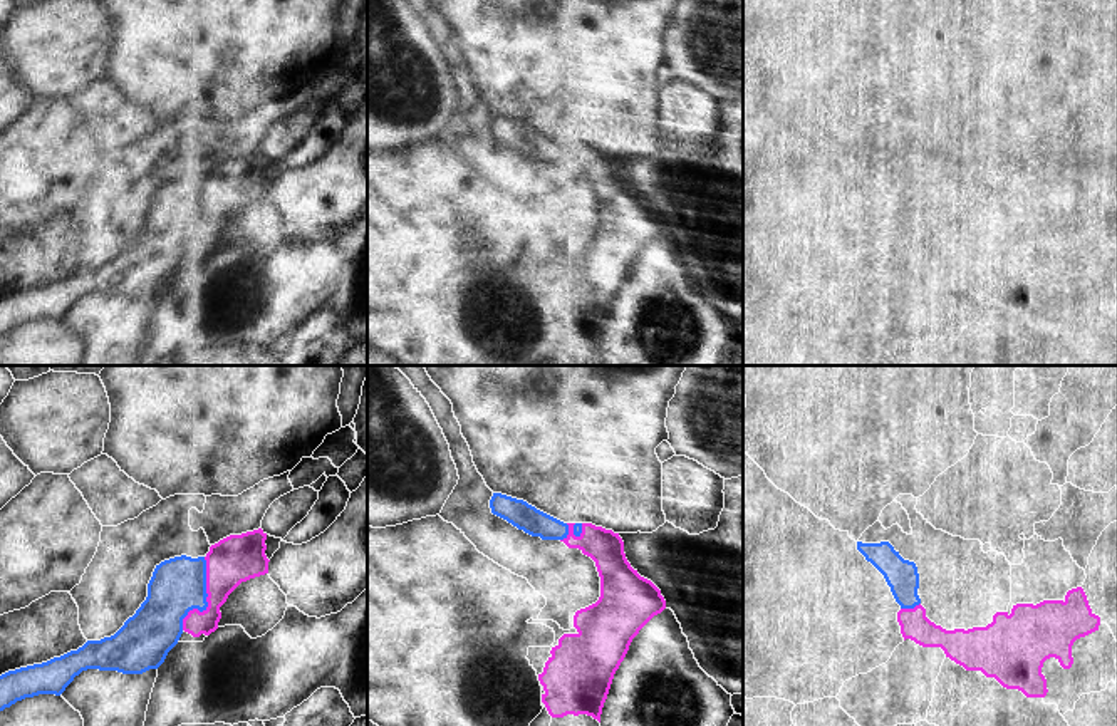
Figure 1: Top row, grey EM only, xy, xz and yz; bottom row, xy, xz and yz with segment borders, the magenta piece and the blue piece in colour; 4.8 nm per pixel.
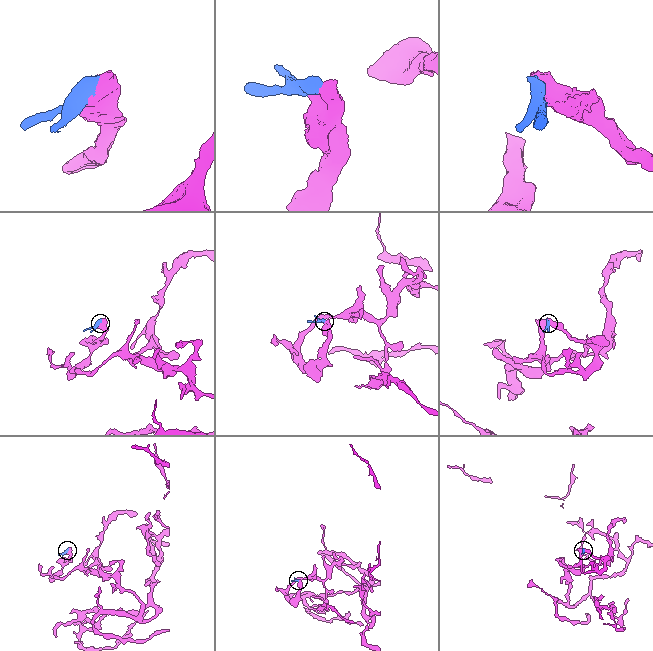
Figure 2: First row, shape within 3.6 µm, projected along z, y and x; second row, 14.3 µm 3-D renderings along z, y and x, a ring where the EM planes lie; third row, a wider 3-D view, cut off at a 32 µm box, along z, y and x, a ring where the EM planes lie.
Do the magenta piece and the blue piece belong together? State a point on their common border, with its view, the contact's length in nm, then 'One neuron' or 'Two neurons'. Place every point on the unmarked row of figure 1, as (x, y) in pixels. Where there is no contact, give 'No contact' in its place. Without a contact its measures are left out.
Touches magenta at xy (207, 223). Shared border 360 nm. One neuron

